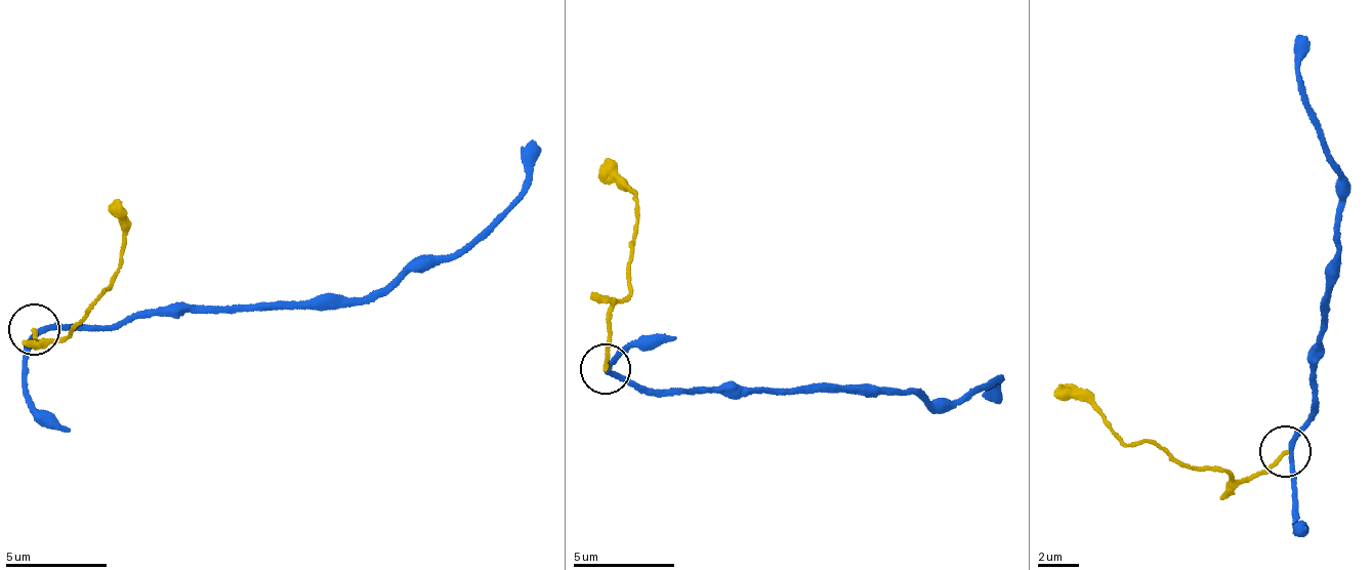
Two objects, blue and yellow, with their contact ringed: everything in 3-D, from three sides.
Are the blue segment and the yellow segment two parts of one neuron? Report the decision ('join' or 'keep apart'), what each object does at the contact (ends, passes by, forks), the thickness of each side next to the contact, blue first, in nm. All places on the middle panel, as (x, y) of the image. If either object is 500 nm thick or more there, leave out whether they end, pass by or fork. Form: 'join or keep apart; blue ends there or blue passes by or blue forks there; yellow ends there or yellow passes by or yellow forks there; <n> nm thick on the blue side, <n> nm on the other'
keep apart; blue passes by; yellow ends there; 240 nm thick on the blue side, 200 nm on the other

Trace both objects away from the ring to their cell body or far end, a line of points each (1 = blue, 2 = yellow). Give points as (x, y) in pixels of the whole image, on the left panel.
1: (34, 330), (90, 331), (206, 307), (272, 312), (374, 299), (445, 261), (508, 206), (541, 147)
2: (36, 327), (45, 344), (66, 337), (106, 292), (127, 237), (117, 203)

